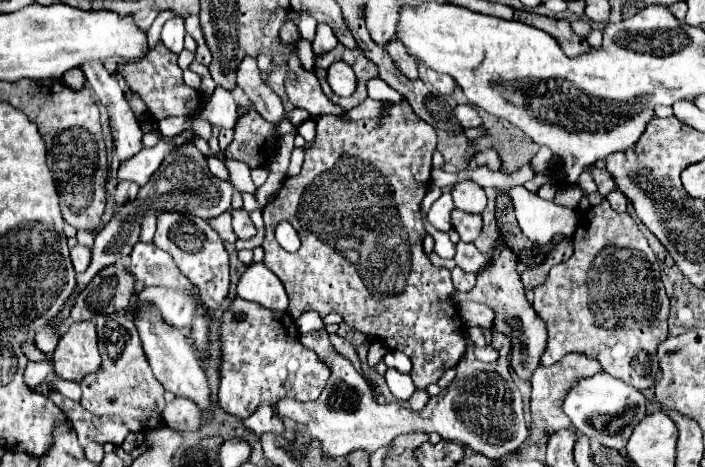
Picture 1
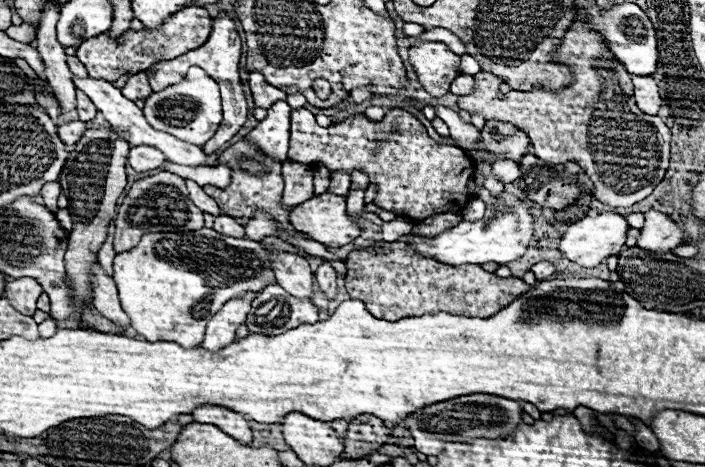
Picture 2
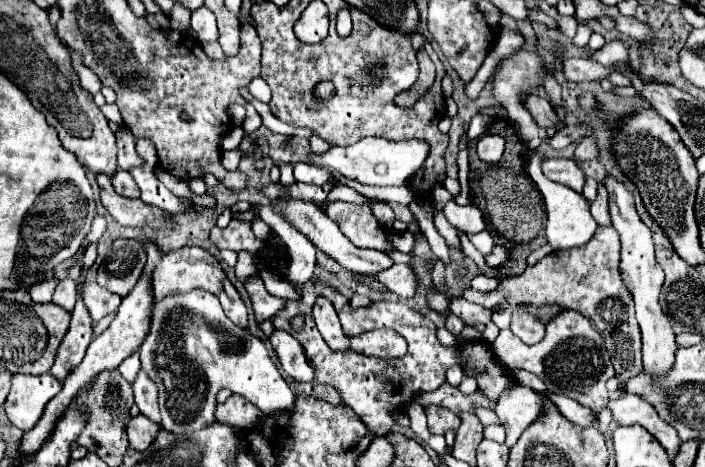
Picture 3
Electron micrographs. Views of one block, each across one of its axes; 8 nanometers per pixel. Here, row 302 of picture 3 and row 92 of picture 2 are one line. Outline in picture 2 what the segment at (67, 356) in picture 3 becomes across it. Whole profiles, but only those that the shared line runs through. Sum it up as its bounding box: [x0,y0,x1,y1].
[76,90,98,122]

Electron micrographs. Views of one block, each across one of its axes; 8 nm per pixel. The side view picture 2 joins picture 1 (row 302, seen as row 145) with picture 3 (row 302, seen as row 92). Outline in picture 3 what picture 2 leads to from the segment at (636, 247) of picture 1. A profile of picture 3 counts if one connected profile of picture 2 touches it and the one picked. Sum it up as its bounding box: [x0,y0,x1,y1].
[462,226,642,380]

